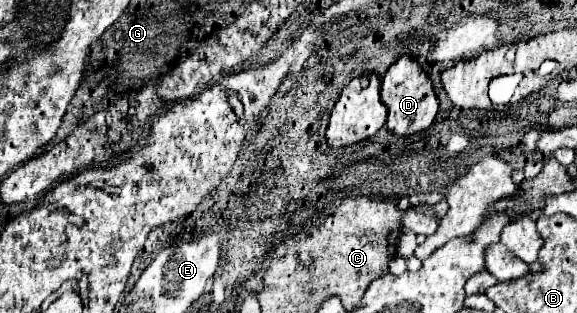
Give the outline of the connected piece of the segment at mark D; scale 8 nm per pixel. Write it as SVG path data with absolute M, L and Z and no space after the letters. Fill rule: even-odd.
M410 56L398 58L388 68L382 80L382 104L388 108L386 126L394 136L412 136L424 132L434 122L438 112L438 98L432 90L432 82Z

